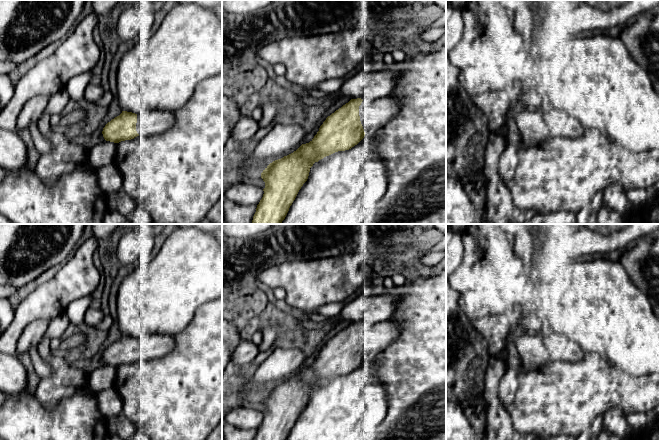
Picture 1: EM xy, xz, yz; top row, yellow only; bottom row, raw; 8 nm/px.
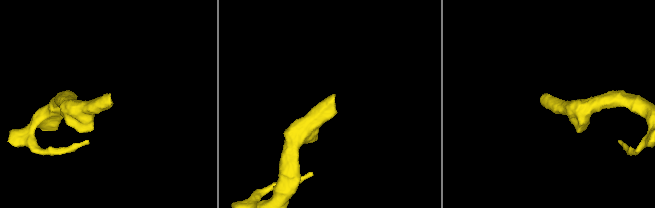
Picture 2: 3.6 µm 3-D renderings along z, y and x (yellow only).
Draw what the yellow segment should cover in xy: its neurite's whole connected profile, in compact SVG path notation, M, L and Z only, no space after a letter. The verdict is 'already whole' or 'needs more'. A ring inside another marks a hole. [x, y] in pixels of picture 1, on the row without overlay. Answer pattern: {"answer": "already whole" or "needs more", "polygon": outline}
{"answer": "needs more", "polygon": "M153 334L140 339L122 335L119 340L105 349L102 358L106 365L119 367L139 359L159 359L170 353L174 346L174 335Z"}

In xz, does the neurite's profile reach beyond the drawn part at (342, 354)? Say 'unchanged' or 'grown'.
grown

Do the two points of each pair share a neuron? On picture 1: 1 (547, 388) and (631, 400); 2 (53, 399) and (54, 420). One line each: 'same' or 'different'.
1: same
2: different

